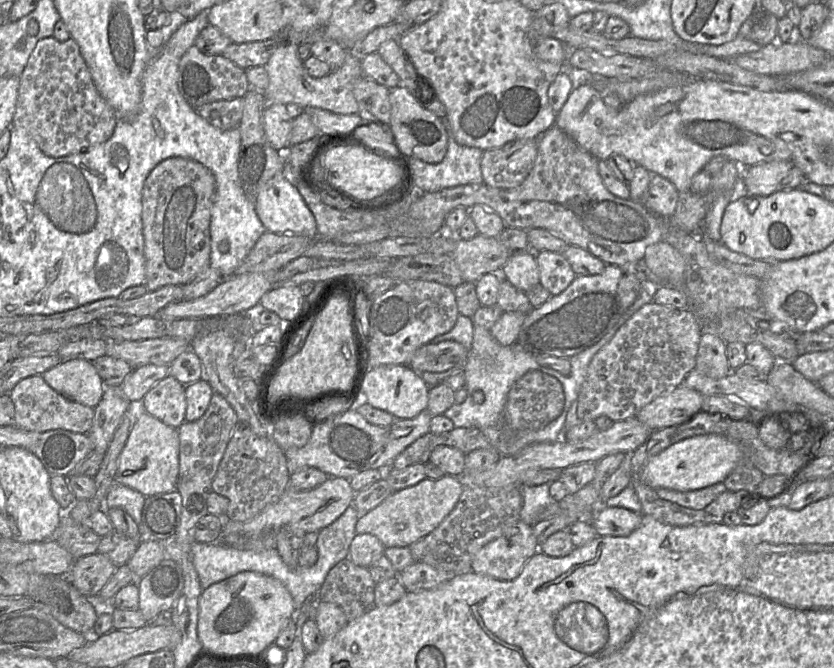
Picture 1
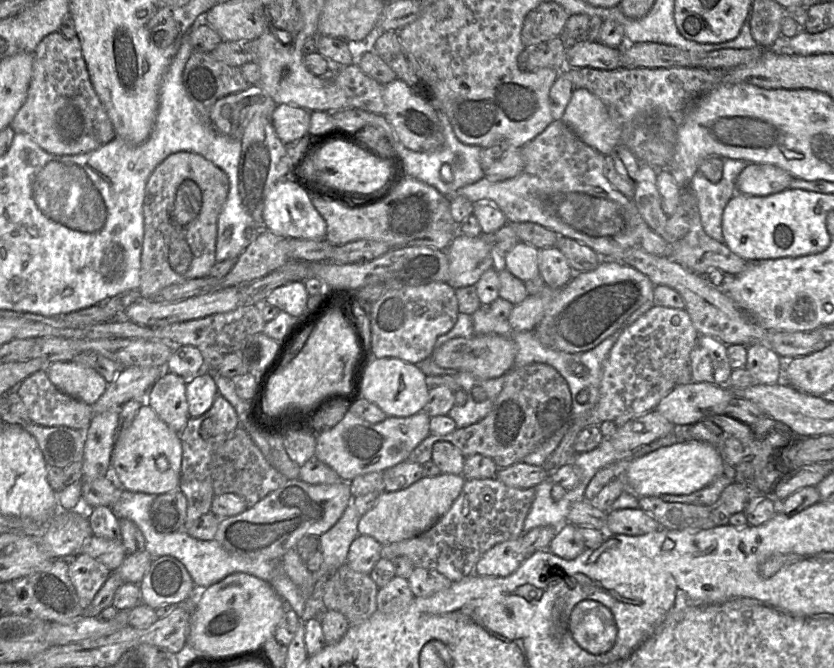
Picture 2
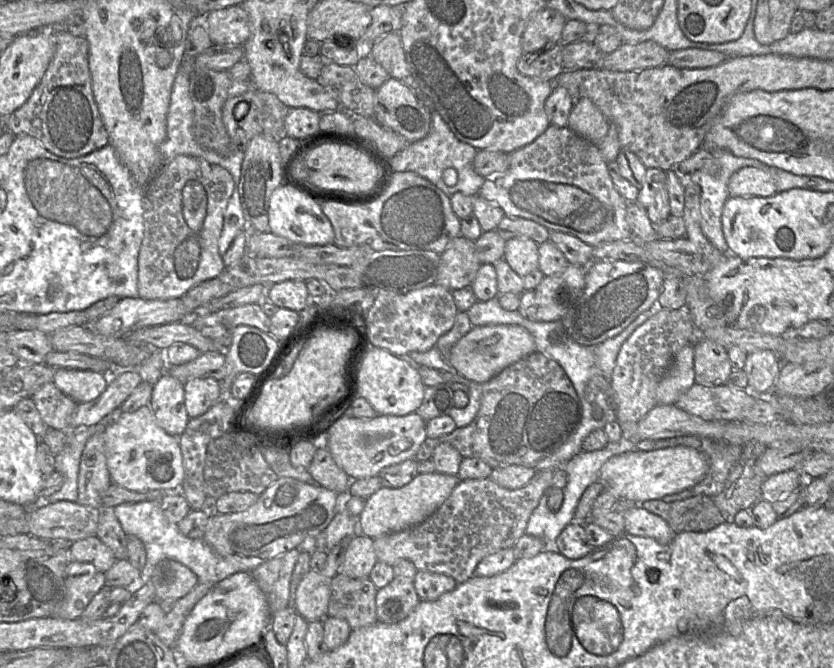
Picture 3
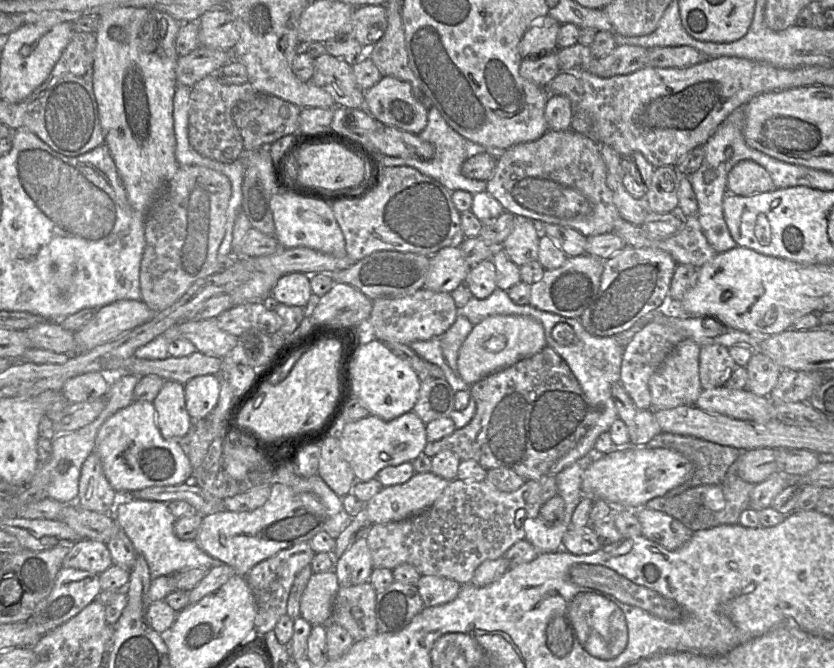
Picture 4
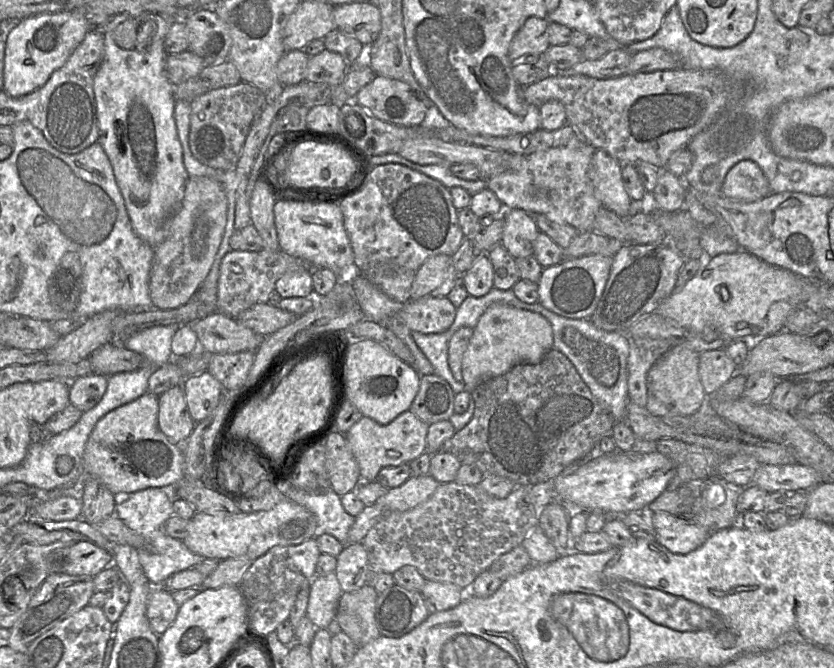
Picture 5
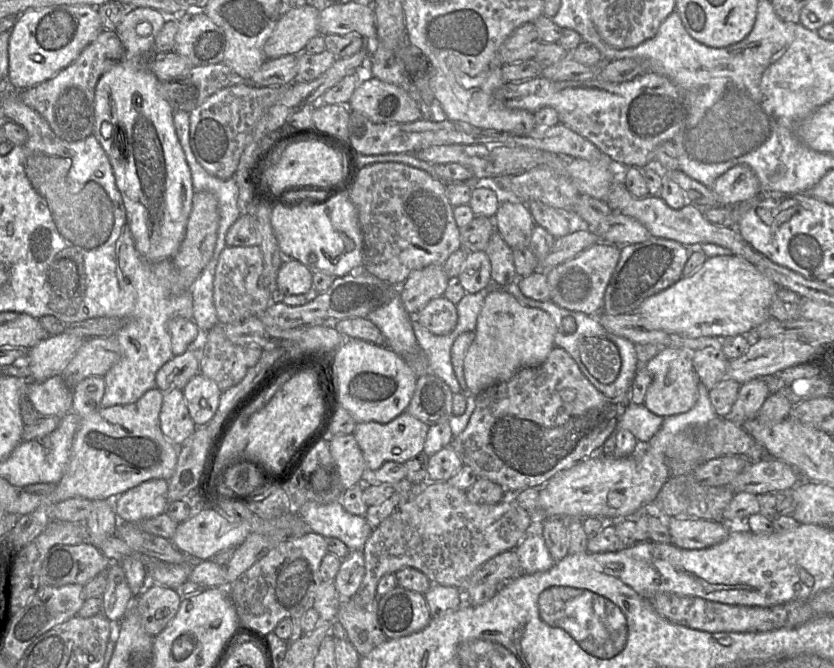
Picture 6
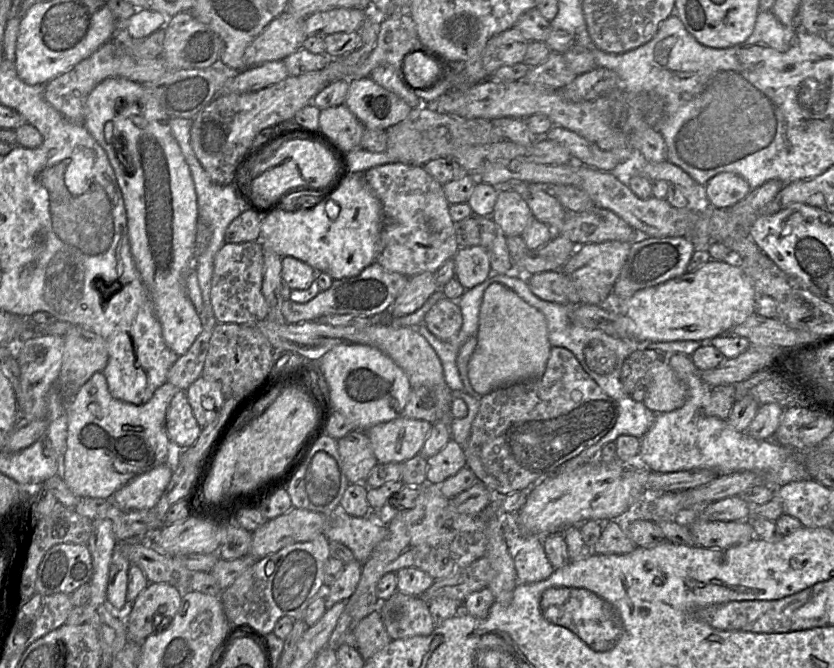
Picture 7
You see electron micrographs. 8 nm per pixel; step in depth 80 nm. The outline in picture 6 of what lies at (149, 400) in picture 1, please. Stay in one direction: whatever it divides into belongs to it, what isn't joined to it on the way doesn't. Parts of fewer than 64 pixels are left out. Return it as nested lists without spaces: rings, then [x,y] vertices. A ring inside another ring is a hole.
[[[182,390],[163,392],[159,422],[162,434],[173,444],[182,444],[196,430],[197,426],[190,417]]]

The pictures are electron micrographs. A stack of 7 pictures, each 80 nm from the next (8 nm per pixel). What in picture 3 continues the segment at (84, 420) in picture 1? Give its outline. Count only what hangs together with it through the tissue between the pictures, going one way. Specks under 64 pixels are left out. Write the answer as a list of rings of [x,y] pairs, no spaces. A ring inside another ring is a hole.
[[[52,382],[43,384],[30,398],[48,428],[70,430],[70,417],[78,403],[63,394]]]

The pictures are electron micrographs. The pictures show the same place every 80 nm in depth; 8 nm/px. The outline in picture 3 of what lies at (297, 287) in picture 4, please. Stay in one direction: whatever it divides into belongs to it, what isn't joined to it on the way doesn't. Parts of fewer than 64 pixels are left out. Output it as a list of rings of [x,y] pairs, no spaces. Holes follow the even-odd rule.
[[[287,280],[269,286],[267,299],[279,308],[287,308],[296,312],[307,306],[309,292],[306,281]]]

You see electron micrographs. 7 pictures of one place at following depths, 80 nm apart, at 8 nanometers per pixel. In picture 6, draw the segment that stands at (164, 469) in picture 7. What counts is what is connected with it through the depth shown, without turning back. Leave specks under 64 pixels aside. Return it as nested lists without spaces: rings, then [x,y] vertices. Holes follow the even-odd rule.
[[[151,479],[120,495],[115,503],[118,519],[138,523],[166,512],[168,480]]]

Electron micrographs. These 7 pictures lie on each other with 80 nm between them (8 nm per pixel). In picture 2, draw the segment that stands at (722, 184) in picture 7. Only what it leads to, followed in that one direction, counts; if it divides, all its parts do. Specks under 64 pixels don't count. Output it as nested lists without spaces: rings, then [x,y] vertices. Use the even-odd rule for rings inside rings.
[[[748,163],[736,180],[738,193],[769,196],[790,188],[793,176],[786,170],[772,165]]]

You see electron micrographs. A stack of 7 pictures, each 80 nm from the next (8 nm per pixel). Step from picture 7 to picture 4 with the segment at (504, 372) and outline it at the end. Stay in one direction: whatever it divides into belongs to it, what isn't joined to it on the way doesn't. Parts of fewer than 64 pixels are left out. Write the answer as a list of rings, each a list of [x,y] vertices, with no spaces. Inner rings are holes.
[[[519,315],[489,316],[474,325],[459,349],[457,366],[460,377],[471,387],[485,377],[535,355],[546,346],[544,328],[537,320]]]

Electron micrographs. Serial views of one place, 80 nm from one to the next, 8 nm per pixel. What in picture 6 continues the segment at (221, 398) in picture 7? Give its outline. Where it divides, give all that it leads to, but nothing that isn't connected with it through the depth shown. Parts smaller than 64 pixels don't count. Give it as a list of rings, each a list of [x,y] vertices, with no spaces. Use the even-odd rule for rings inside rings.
[[[202,373],[196,374],[182,389],[189,414],[196,426],[206,425],[215,415],[222,391]]]

